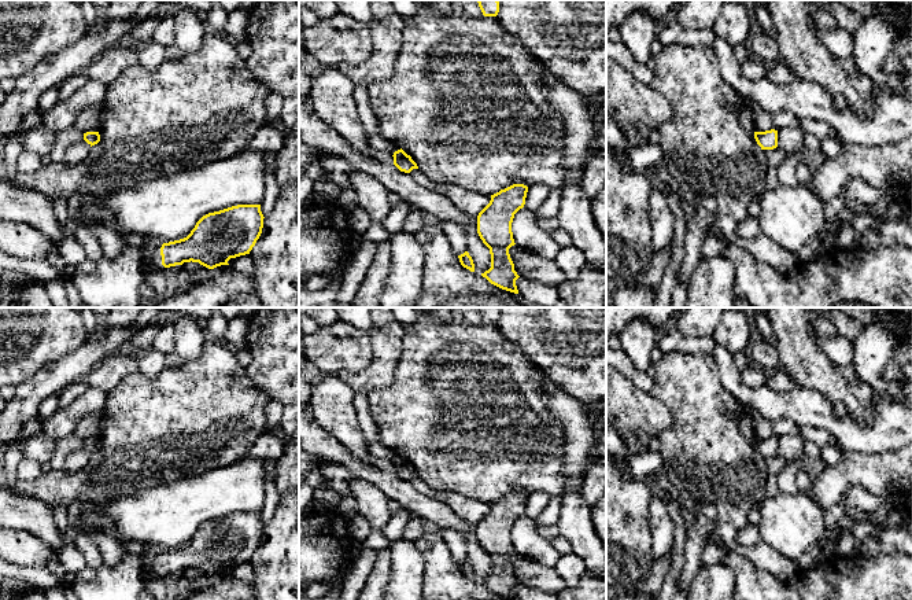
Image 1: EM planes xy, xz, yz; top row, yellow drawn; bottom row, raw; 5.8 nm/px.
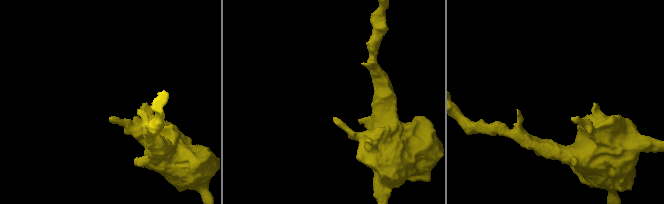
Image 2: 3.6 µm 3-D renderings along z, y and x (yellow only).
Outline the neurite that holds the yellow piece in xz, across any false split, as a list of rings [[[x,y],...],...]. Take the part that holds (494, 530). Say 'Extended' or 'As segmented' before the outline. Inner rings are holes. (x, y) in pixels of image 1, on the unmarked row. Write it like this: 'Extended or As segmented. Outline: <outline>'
As segmented. Outline: [[[524,492],[501,497],[491,503],[490,511],[477,523],[477,541],[491,562],[491,575],[481,584],[510,600],[518,600],[516,588],[520,585],[509,562],[509,556],[516,552],[512,530],[514,522],[524,515],[527,500]]]

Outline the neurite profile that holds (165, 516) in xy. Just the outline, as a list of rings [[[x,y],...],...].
[[[245,457],[229,465],[144,487],[137,493],[118,494],[95,508],[115,522],[119,542],[140,542],[155,551],[169,551],[187,545],[206,522],[237,512],[261,512],[265,503],[265,460]]]

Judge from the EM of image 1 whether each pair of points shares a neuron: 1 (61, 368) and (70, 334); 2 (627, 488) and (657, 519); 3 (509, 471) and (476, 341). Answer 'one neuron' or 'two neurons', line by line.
1: two neurons
2: two neurons
3: one neuron

